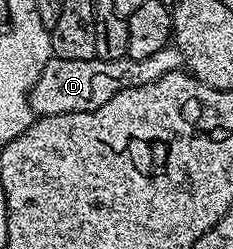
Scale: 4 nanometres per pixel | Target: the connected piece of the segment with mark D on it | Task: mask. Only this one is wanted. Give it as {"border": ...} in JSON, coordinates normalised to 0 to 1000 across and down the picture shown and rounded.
{"border":[[[751,181],[678,197],[678,213],[605,237],[536,229],[489,245],[416,233],[300,245],[227,229],[197,261],[197,277],[180,277],[155,337],[137,345],[137,365],[120,382],[120,414],[159,466],[399,446],[455,422],[455,406],[472,406],[472,390],[489,390],[489,373],[506,373],[524,357],[622,349],[644,341],[644,325],[678,325],[678,309],[734,285],[777,281],[777,269],[777,213]]]}

